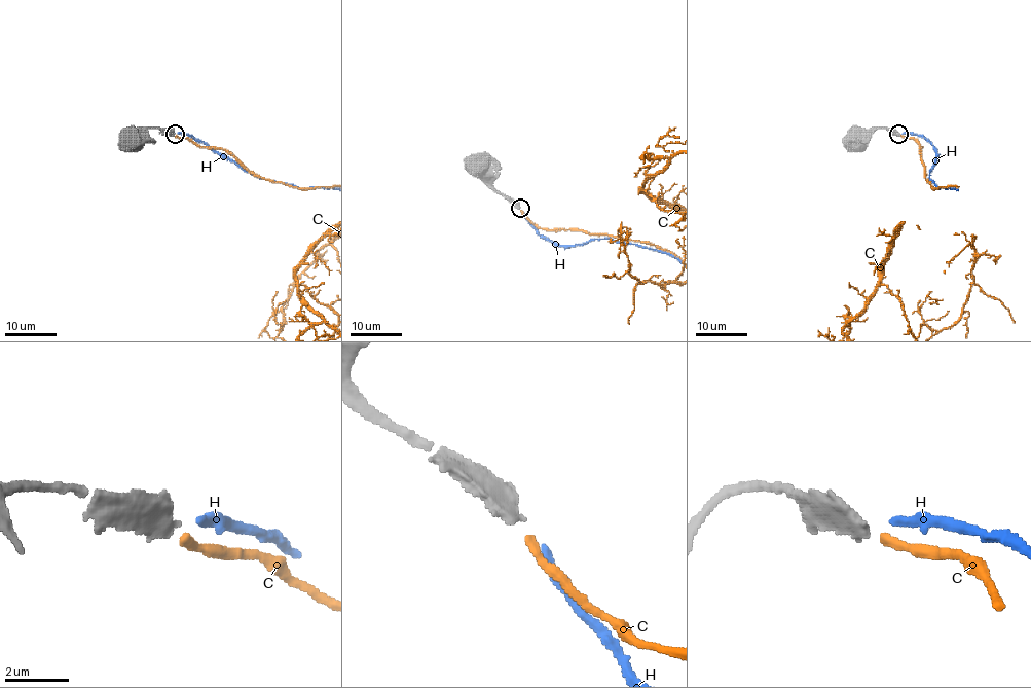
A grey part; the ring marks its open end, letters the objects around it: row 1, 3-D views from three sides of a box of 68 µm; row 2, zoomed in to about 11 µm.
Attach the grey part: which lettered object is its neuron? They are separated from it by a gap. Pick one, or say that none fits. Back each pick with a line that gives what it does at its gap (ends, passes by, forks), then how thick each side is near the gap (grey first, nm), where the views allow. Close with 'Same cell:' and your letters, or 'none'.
Same cell: none

